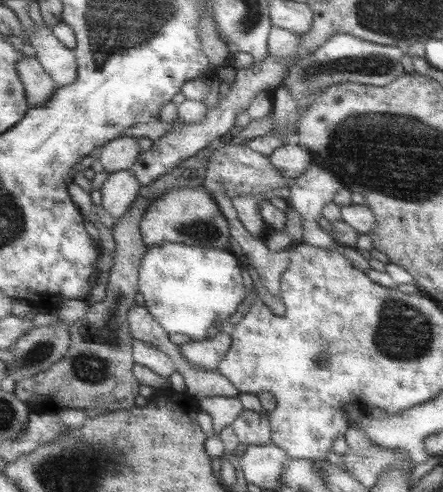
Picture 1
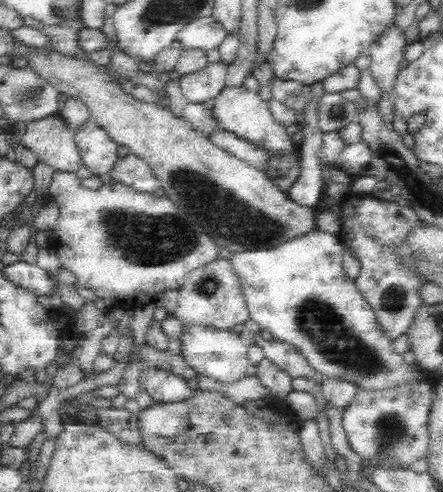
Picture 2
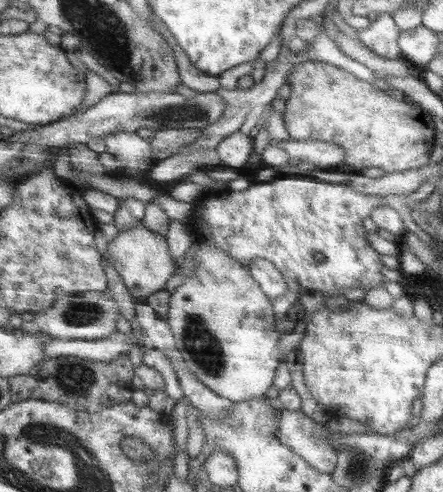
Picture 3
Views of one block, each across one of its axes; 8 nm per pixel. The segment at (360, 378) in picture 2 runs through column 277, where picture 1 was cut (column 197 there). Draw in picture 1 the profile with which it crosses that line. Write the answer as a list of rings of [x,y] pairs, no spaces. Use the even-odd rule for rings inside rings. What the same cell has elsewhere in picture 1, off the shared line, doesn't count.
[[[170,242],[163,246],[149,248],[141,270],[141,294],[146,299],[150,312],[171,333],[187,334],[195,340],[210,338],[210,328],[216,325],[228,326],[228,318],[238,312],[246,300],[243,262],[230,249],[205,248]]]

